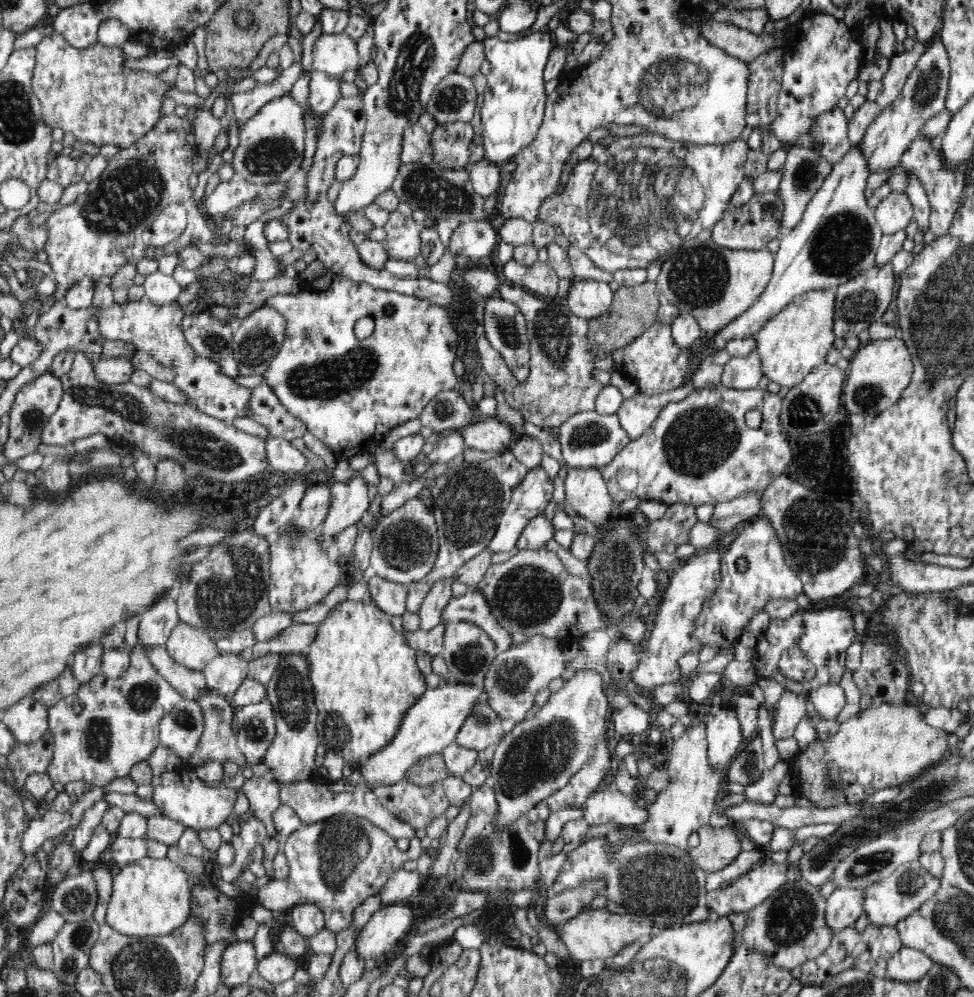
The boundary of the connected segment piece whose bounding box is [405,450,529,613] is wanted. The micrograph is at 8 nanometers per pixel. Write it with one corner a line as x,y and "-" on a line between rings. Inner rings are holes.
508,450
499,457
479,463
456,463
447,474
444,473
427,486
432,493
432,510
436,512
439,554
428,576
406,586
405,607
408,612
419,611
432,584
445,577
455,576
460,566
487,548
496,533
501,515
512,500
515,488
525,479
528,471

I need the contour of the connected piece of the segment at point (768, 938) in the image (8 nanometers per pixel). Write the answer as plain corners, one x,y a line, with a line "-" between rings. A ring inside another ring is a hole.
789,878
766,900
745,913
745,943
750,948
767,952
769,960
778,966
796,968
807,960
818,958
830,946
834,934
826,922
826,909
827,899
820,894
820,887
804,879
793,881

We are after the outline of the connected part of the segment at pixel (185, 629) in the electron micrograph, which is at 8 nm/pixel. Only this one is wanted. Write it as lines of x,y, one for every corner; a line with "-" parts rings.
181,621
172,630
165,647
178,664
191,671
203,671
208,662
220,654
216,644
203,629

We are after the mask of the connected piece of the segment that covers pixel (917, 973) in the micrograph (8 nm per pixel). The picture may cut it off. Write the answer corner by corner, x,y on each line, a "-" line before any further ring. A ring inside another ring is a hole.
901,946
887,962
887,977
898,981
918,981
930,971
934,963
925,952

